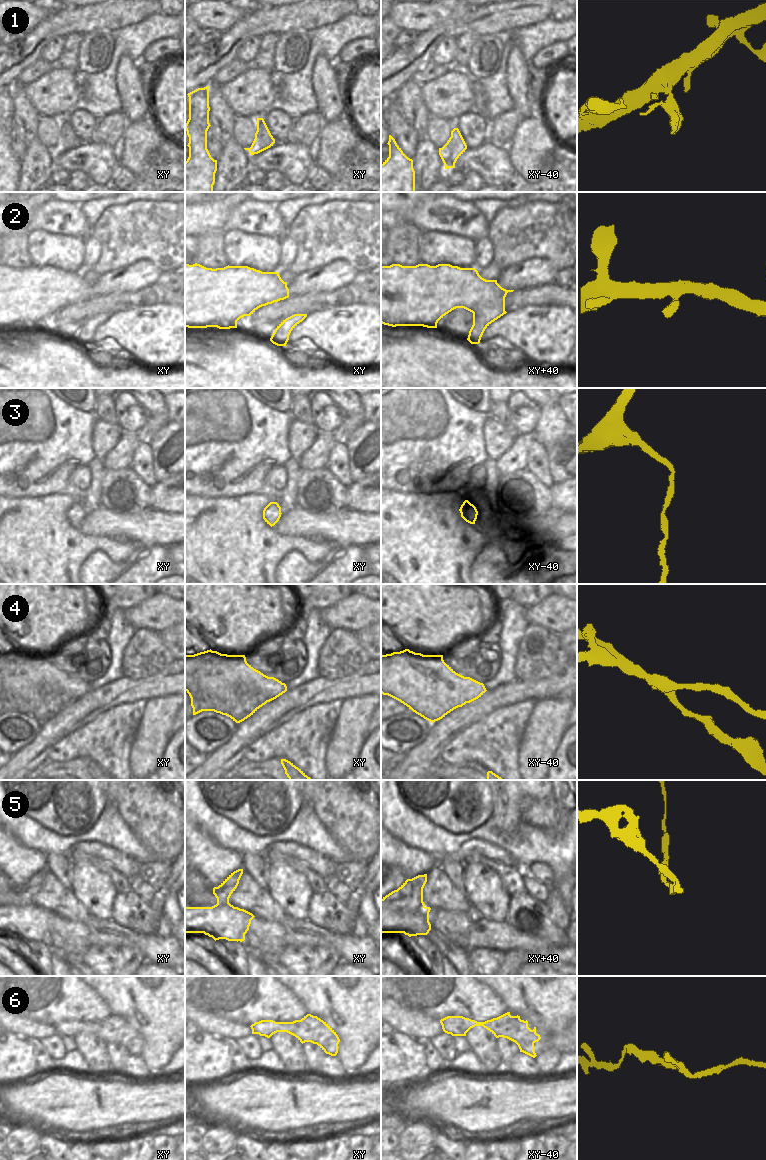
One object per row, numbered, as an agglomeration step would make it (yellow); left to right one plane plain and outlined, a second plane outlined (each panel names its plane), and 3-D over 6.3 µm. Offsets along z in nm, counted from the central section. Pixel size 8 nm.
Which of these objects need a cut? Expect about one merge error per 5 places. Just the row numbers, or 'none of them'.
4, 5

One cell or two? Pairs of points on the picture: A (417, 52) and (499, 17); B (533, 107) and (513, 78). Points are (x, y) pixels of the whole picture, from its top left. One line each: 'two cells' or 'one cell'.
A: one cell
B: one cell

